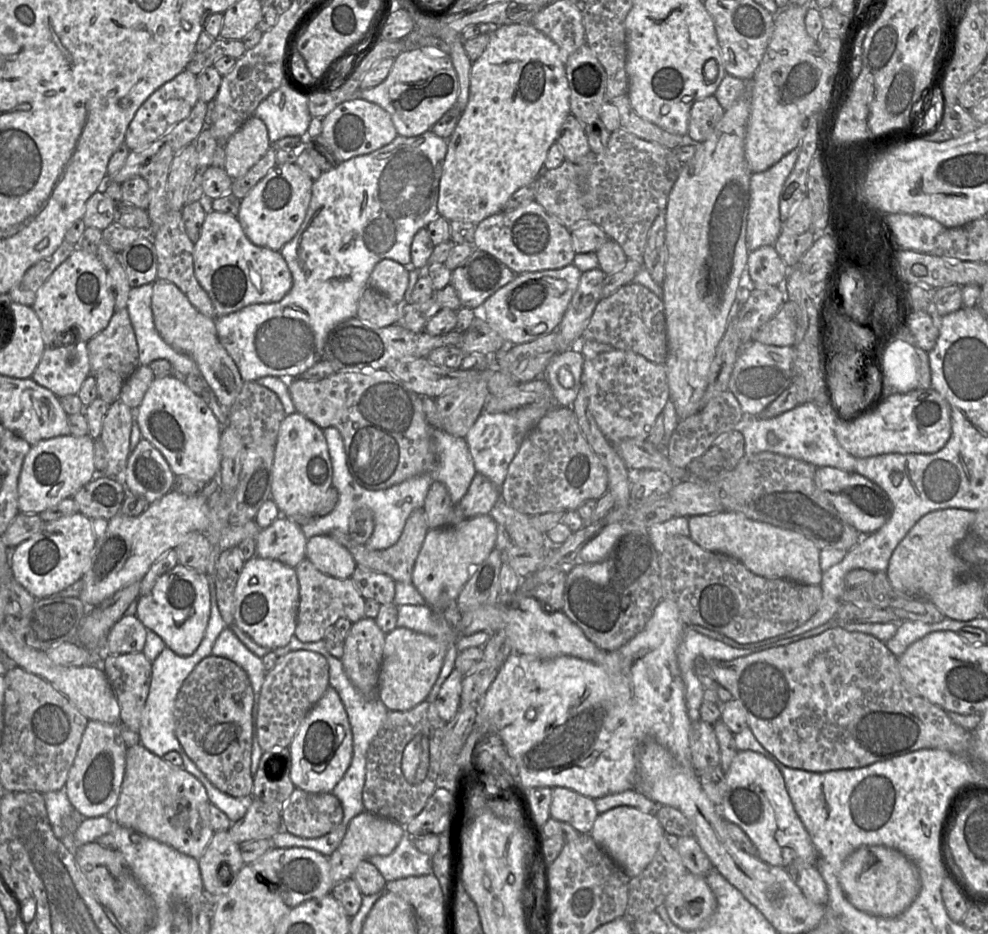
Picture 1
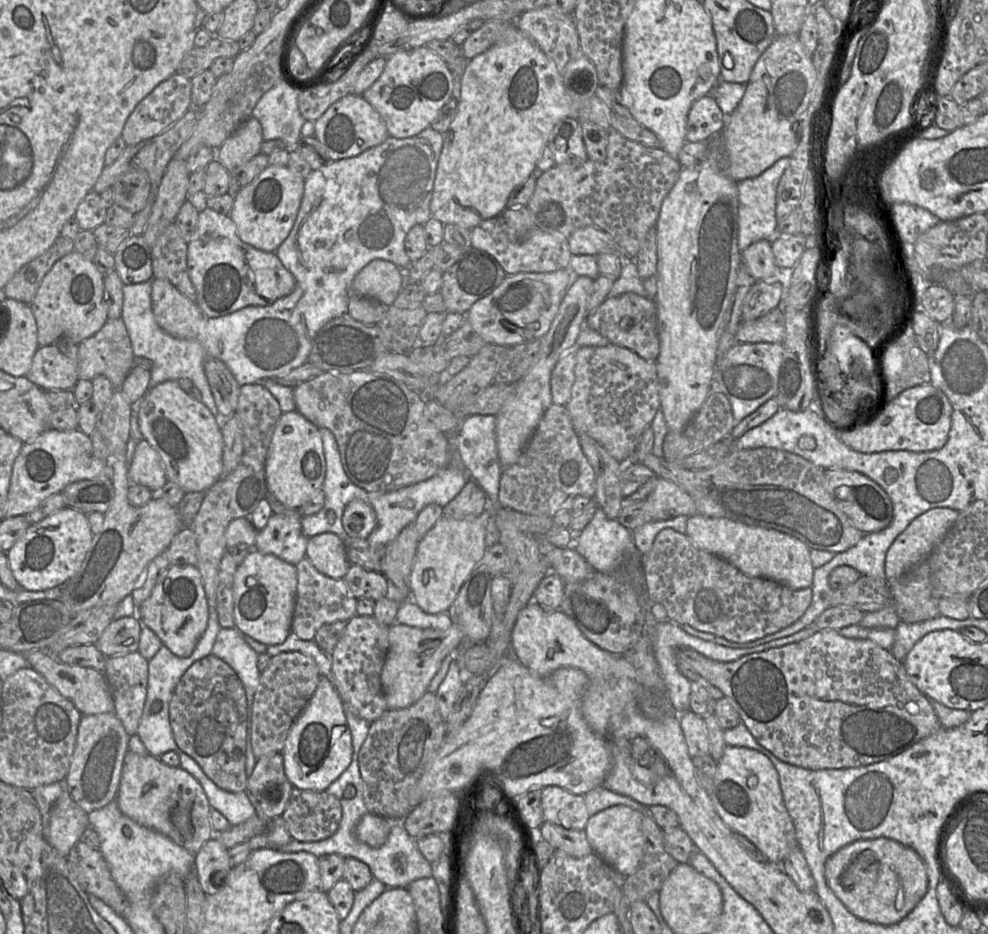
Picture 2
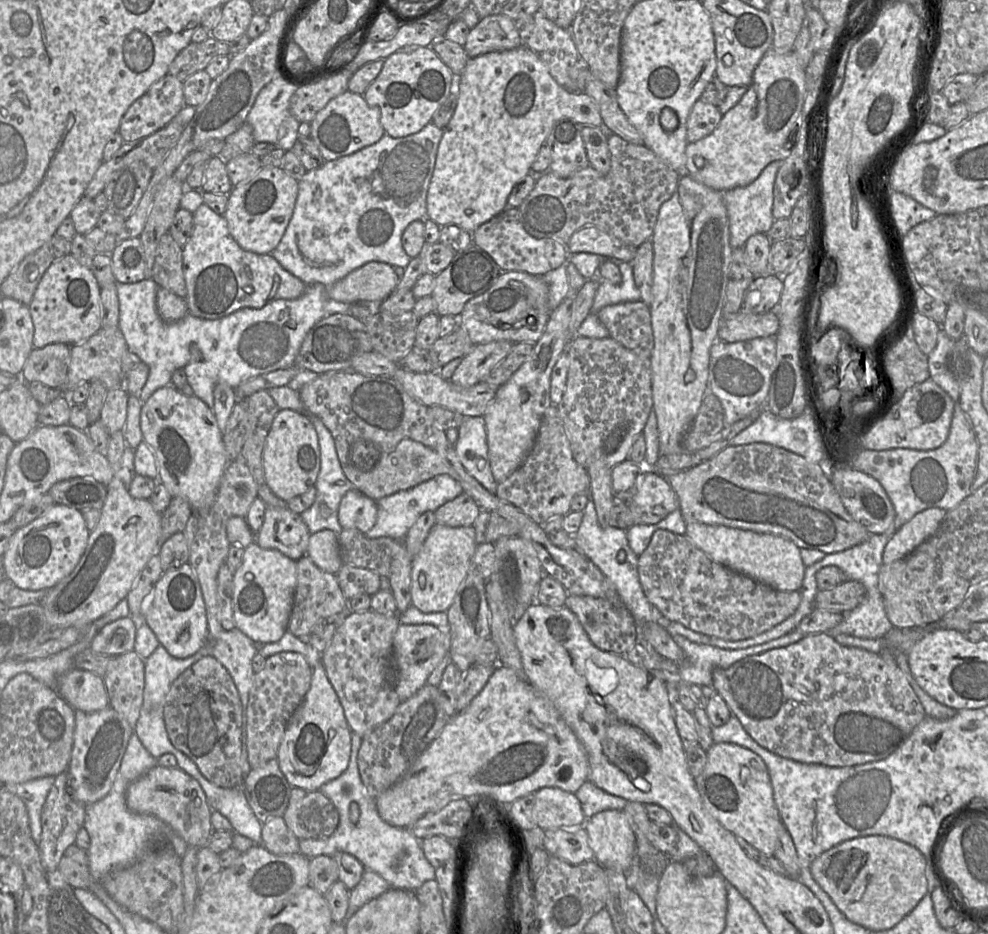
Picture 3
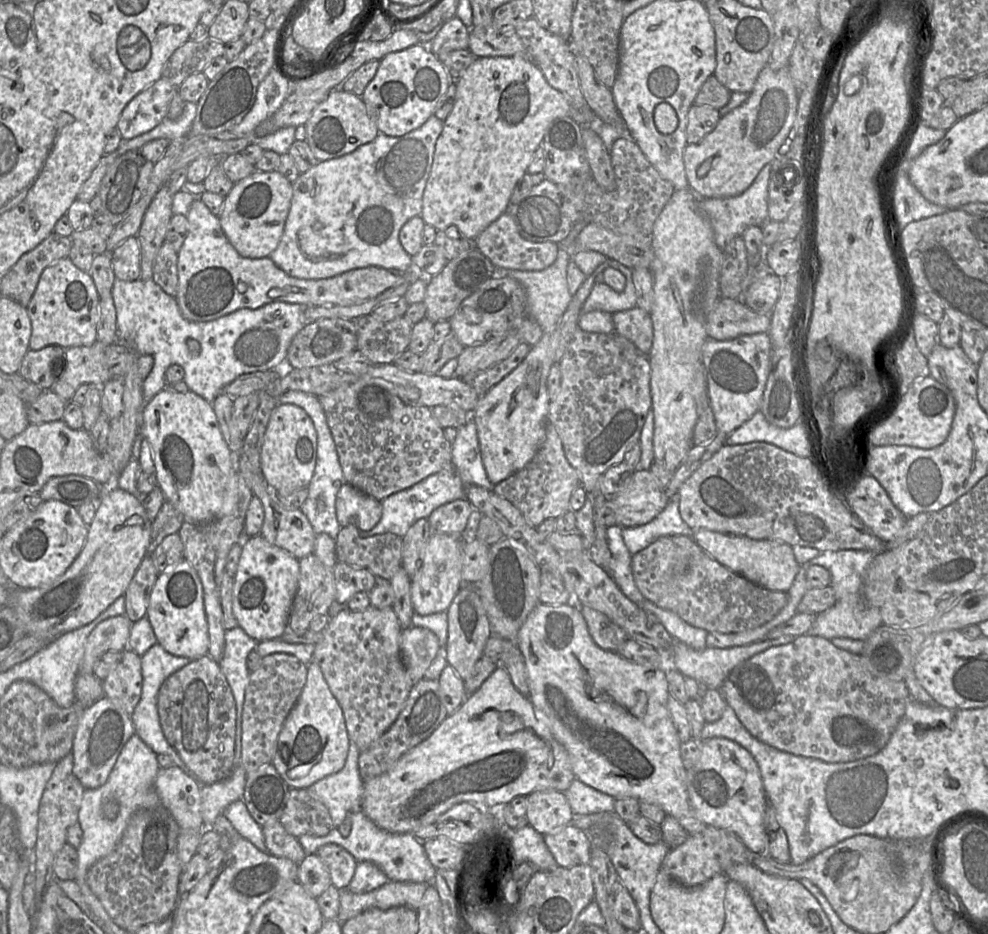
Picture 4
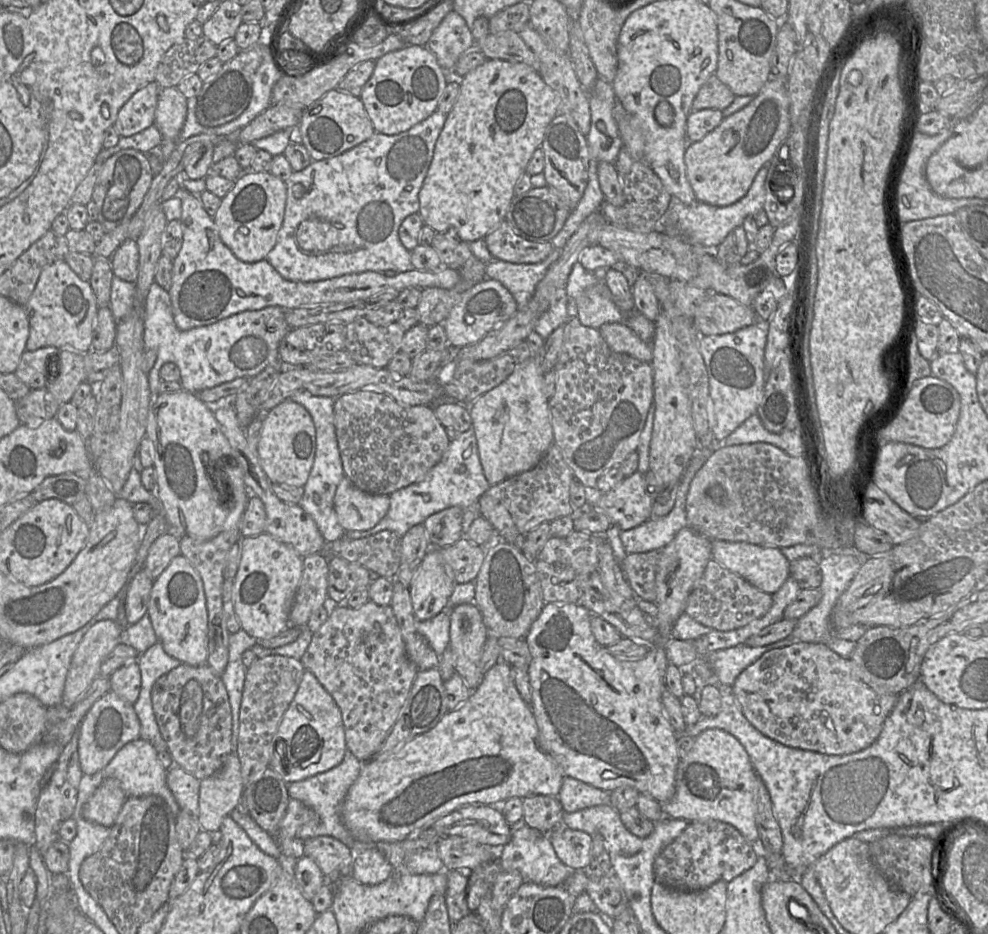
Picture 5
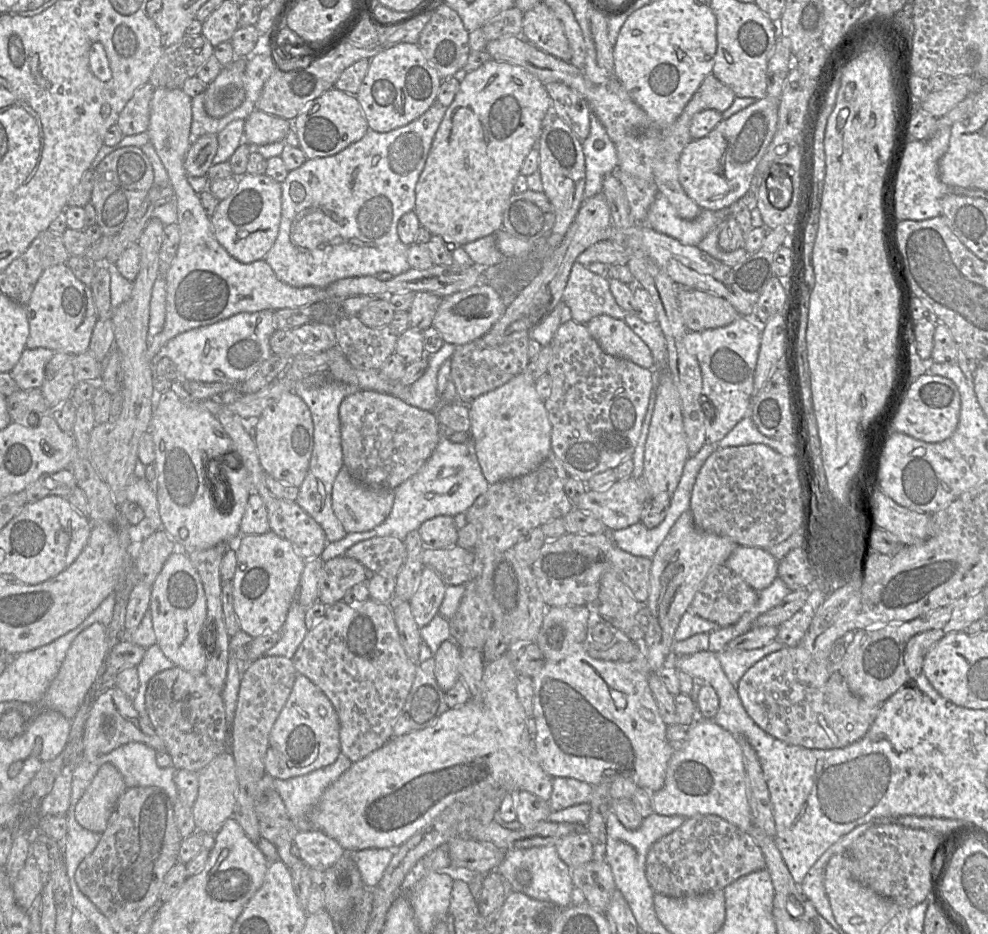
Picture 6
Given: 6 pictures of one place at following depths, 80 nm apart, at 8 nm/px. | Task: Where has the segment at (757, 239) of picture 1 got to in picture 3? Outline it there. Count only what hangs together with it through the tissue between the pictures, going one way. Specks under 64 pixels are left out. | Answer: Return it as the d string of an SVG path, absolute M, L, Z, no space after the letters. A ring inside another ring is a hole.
M779 160L771 162L764 168L759 177L747 186L720 191L727 209L732 248L743 248L752 235L767 233L771 228L775 220L772 214L774 183L782 163L783 161Z

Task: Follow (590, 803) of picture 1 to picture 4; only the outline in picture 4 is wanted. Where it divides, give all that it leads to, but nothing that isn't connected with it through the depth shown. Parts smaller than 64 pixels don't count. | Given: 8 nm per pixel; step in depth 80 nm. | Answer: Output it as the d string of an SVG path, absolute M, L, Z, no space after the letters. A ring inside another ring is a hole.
M547 789L527 797L527 819L539 833L546 835L571 824L574 814L564 792Z

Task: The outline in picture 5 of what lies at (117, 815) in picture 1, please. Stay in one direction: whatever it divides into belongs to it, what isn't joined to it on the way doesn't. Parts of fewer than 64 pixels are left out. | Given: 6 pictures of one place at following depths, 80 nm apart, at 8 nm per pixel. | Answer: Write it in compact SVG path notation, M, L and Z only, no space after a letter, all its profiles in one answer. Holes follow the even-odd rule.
M179 766L167 770L166 783L181 810L197 818L199 809L200 780Z

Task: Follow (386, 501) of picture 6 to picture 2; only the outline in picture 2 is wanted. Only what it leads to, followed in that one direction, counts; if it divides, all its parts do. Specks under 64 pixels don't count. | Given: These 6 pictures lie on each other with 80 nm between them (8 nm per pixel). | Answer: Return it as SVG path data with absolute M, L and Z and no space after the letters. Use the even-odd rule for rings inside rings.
M351 501L344 510L342 524L350 537L366 539L376 527L376 513L364 501Z

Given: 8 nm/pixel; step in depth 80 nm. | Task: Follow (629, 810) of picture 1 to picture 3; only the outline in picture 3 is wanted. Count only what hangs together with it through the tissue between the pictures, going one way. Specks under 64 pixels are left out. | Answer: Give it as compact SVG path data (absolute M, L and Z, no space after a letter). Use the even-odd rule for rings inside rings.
M604 810L584 825L595 860L604 868L626 873L636 858L636 836L623 810Z

